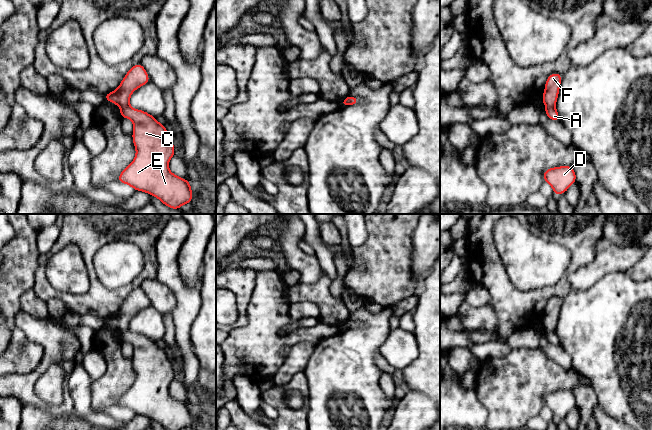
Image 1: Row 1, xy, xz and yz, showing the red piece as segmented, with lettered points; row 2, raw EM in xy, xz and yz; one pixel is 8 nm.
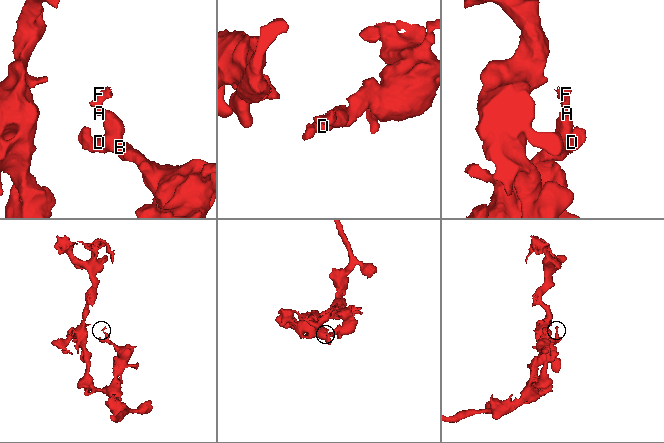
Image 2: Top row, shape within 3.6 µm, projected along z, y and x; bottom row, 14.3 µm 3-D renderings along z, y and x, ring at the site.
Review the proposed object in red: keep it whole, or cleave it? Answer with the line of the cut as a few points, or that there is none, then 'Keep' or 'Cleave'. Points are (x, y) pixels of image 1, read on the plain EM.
Split along yz (546, 331), (554, 332). Cleave

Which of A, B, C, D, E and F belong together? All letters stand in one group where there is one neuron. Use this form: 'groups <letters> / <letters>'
groups A B C D E / F

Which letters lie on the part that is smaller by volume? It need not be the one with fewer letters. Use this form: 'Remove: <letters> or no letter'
Remove: F

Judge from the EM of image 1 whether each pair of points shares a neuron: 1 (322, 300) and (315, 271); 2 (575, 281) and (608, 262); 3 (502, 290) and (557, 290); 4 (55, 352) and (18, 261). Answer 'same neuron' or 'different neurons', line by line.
1: different neurons
2: same neuron
3: same neuron
4: different neurons

